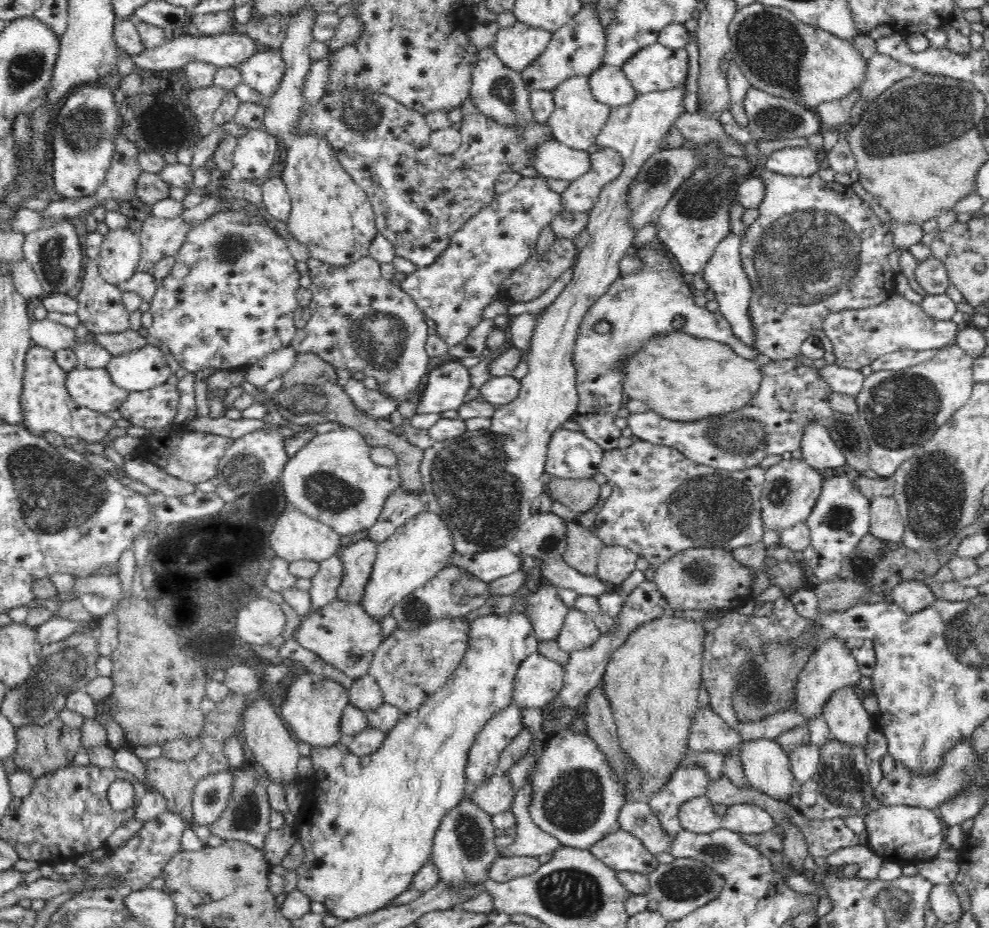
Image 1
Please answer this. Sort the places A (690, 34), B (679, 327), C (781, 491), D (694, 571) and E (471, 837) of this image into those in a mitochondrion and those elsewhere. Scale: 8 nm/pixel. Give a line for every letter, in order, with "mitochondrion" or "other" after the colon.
A: other
B: other
C: mitochondrion
D: mitochondrion
E: mitochondrion

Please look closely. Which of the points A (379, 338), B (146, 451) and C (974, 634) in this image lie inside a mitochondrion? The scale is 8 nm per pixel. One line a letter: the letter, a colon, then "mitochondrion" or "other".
A: mitochondrion
B: other
C: mitochondrion

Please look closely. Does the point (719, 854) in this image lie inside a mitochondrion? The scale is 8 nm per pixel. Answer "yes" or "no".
yes

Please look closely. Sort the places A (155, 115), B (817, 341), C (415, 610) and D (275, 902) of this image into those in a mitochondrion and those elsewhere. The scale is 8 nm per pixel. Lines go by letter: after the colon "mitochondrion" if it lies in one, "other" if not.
A: other
B: other
C: mitochondrion
D: other

